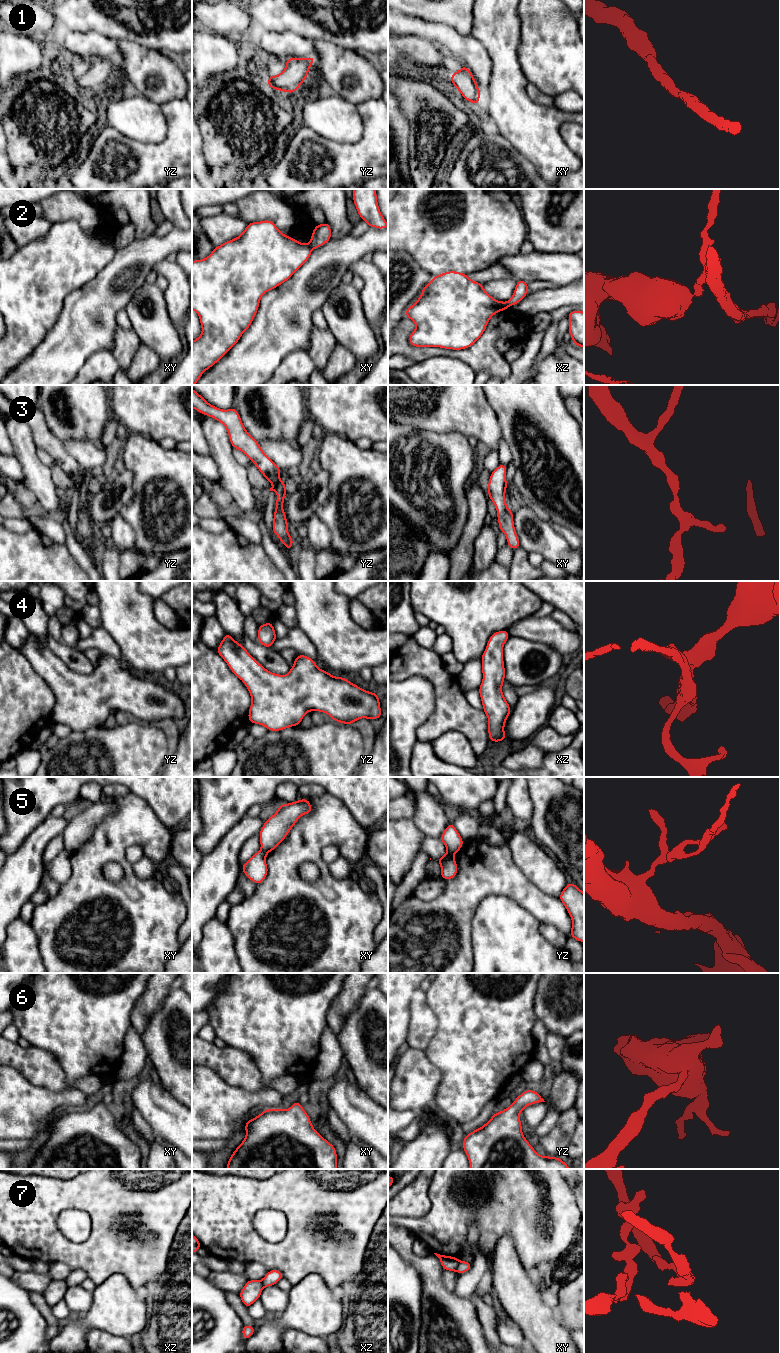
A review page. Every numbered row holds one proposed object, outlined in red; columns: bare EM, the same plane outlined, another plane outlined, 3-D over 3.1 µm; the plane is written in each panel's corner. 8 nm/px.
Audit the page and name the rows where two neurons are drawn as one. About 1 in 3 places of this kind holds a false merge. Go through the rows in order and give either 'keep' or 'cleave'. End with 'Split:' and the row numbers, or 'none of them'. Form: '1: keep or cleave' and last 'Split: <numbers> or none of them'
1: keep
2: cleave
3: keep
4: keep
5: cleave
6: keep
7: cleave
Split: 2, 5, 7

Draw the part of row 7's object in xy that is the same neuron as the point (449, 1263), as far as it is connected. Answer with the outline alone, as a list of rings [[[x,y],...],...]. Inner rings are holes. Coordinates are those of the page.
[[[437,1253],[434,1254],[439,1258],[443,1270],[454,1271],[454,1272],[457,1271],[457,1267],[459,1264],[458,1258],[452,1256],[440,1255]]]

